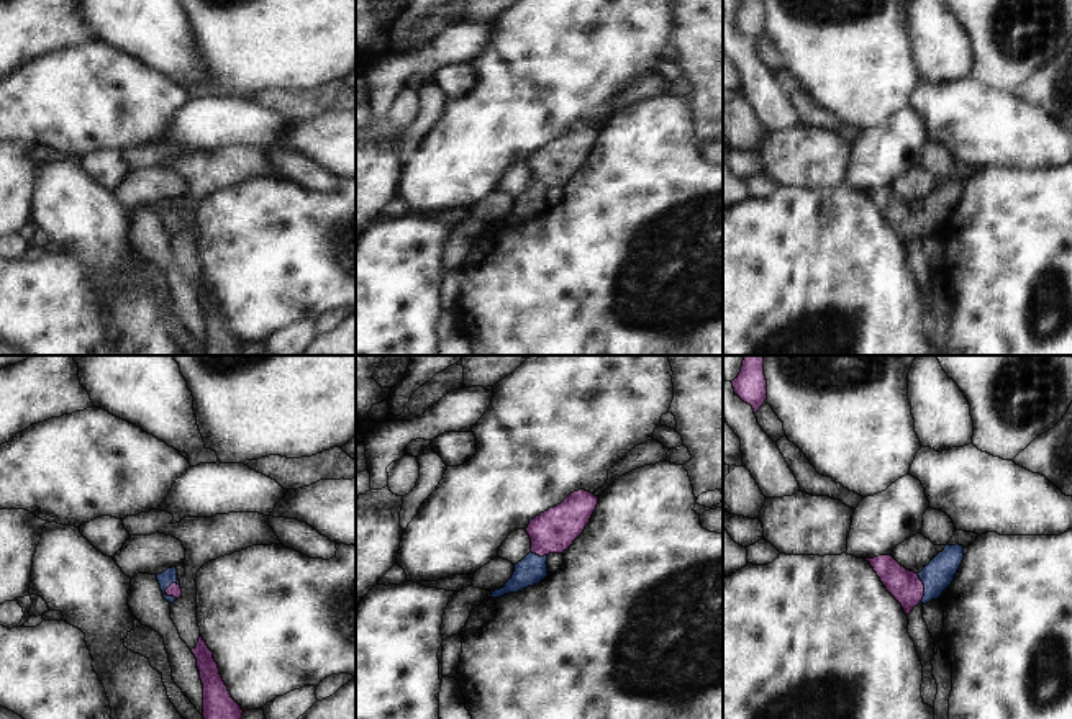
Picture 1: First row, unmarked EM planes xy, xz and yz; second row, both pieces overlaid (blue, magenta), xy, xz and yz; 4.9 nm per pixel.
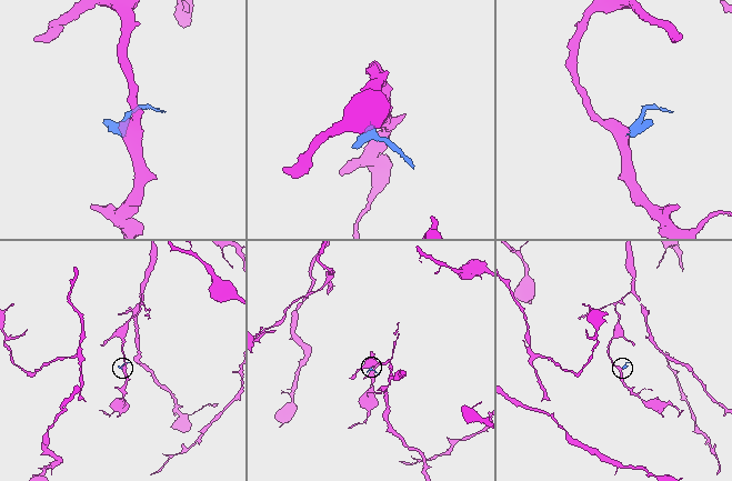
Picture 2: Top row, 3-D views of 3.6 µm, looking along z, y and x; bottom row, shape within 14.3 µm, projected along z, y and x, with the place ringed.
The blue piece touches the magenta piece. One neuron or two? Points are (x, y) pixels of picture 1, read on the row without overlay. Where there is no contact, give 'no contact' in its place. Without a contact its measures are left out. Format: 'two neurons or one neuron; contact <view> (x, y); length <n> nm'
one neuron; contact xy (171, 217); length 90 nm

